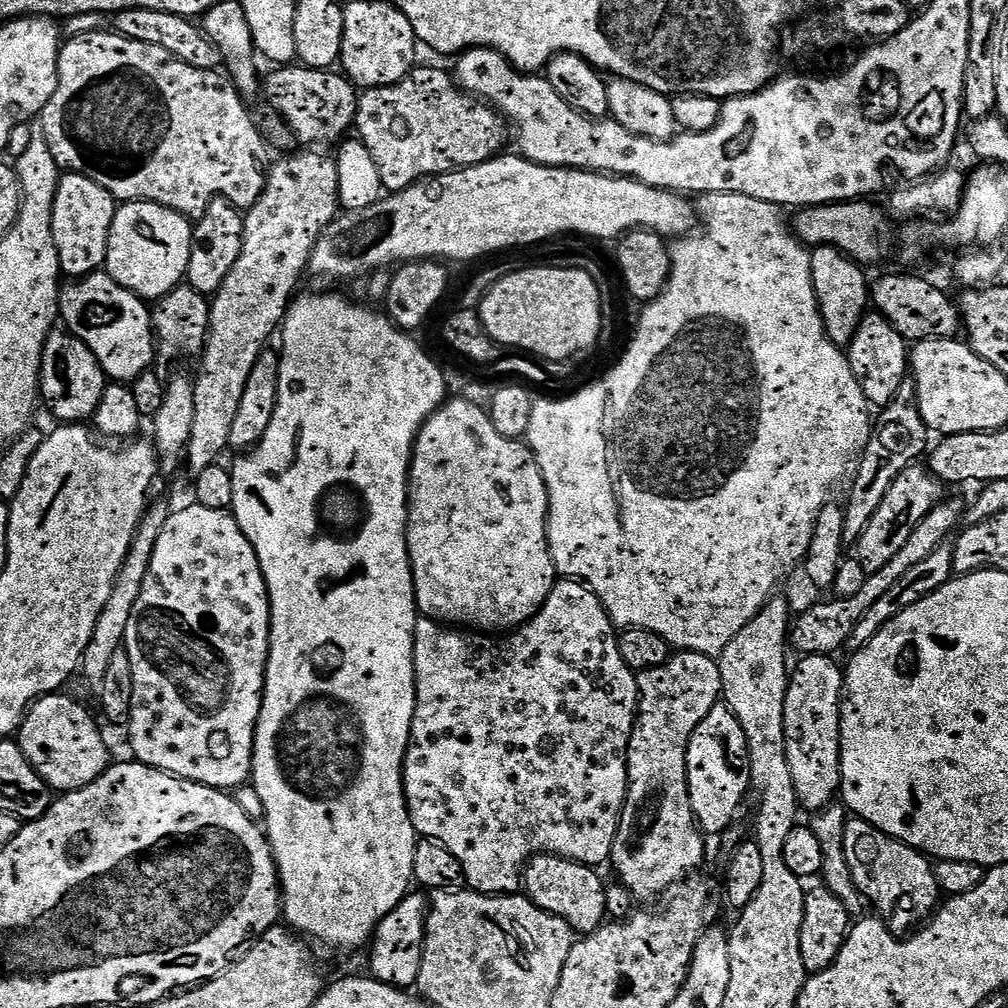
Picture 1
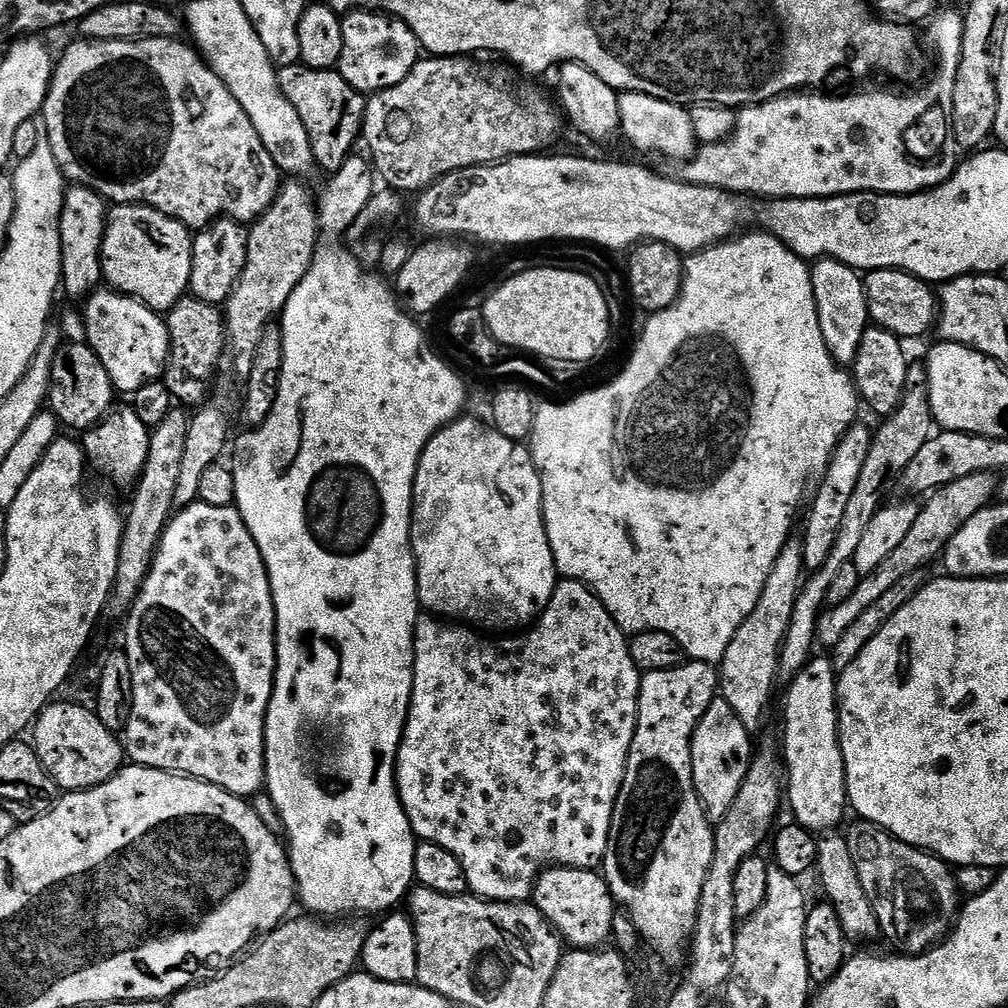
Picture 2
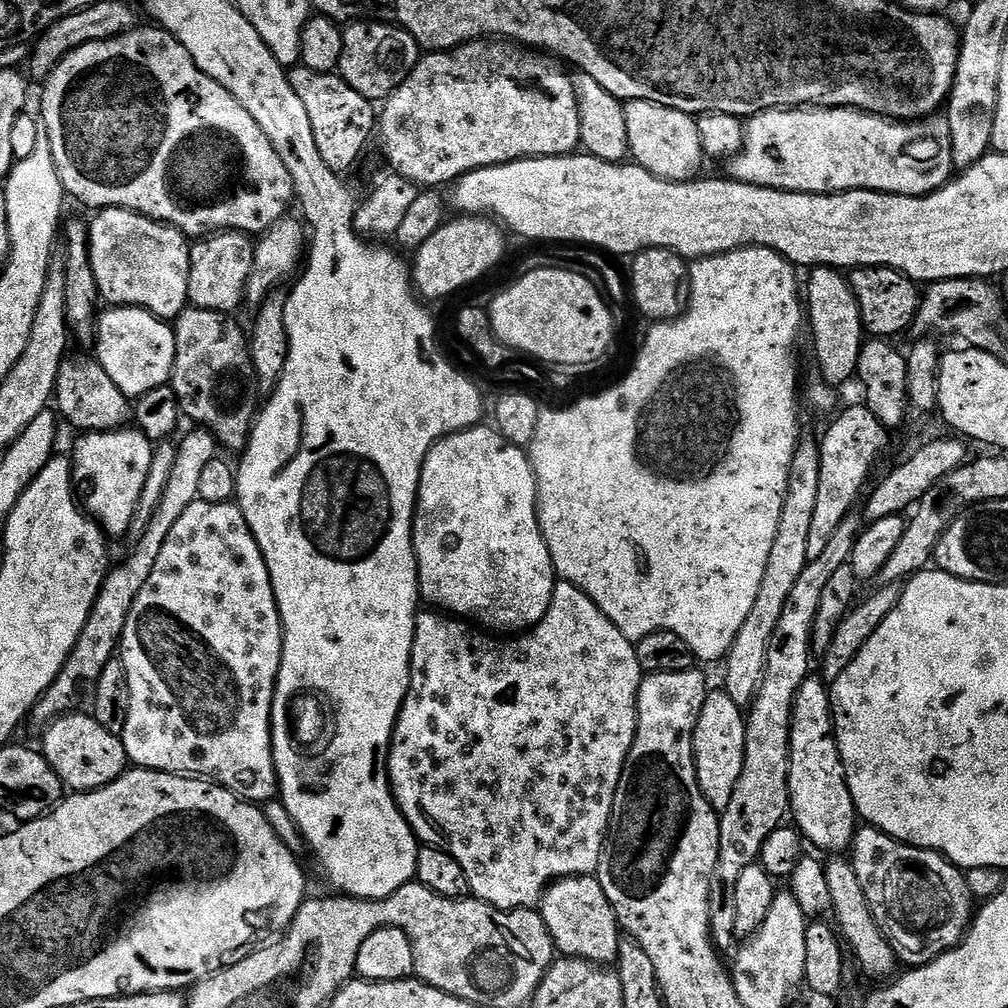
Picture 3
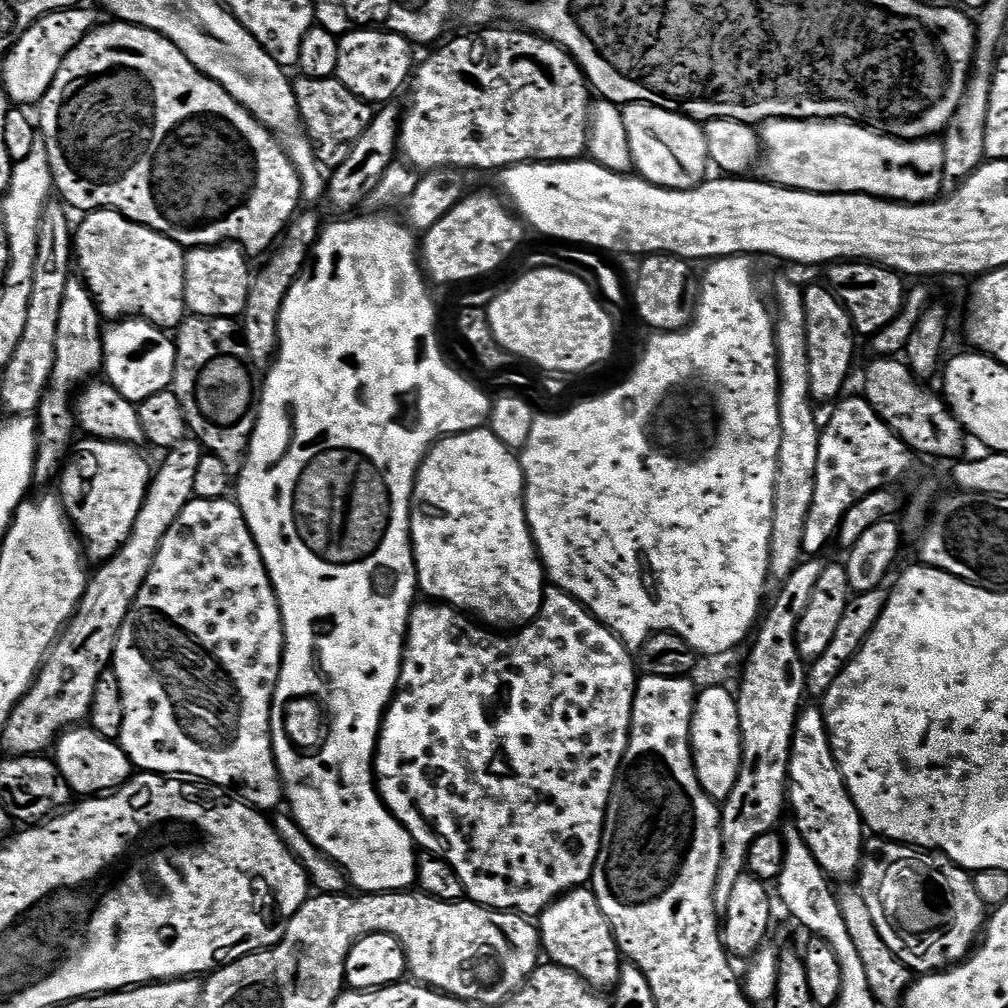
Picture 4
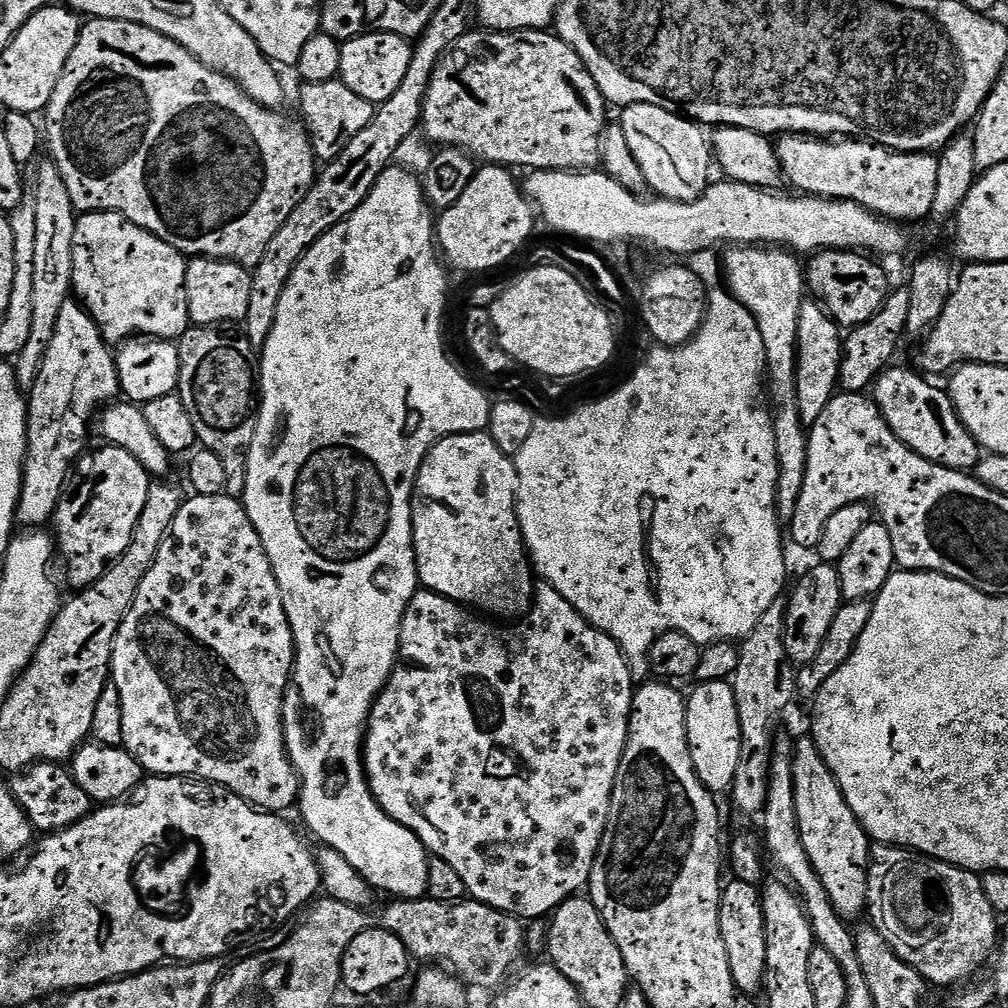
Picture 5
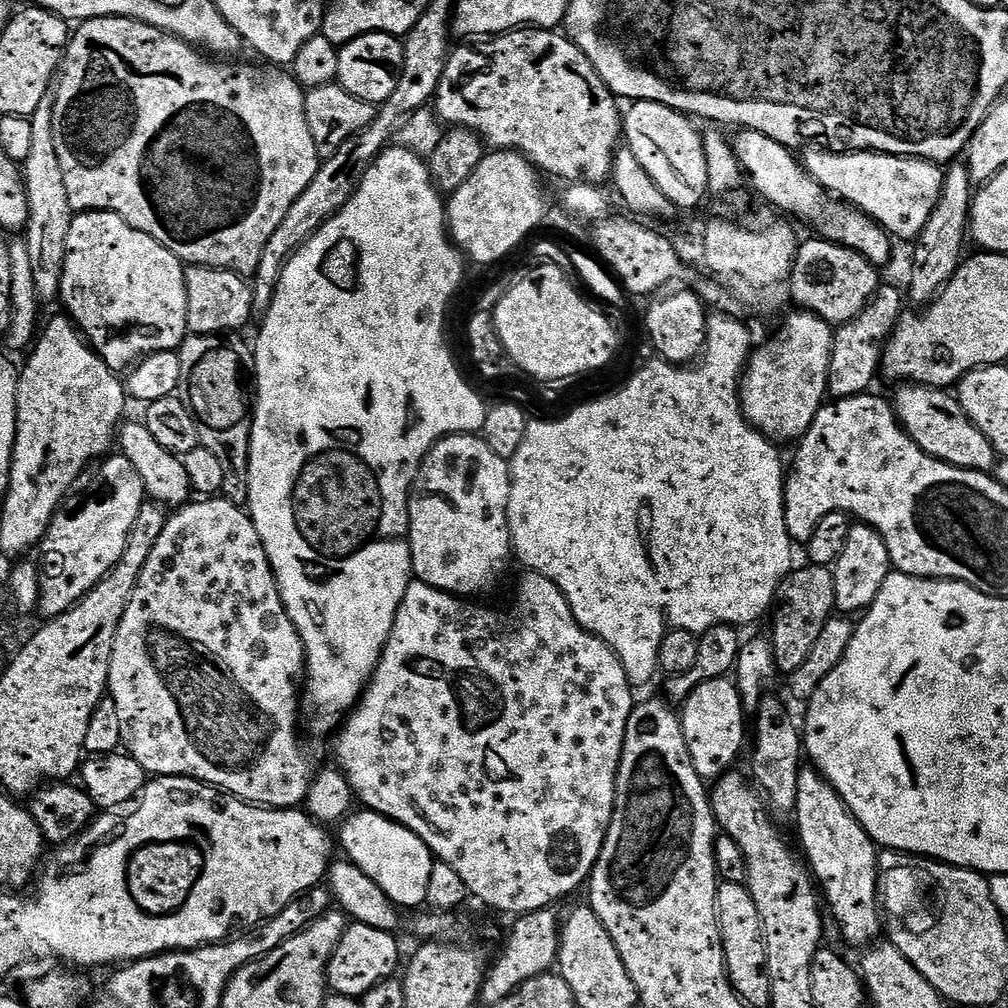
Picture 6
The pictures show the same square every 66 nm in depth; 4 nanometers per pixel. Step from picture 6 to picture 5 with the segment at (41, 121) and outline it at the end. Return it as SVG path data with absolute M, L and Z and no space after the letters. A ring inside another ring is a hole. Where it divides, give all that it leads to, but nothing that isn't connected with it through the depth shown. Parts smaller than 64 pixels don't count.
M50 158L41 159L39 164L40 169L36 172L36 195L33 195L30 200L34 204L35 213L33 313L30 338L27 339L26 346L22 347L21 352L14 357L16 382L24 390L31 388L34 378L38 378L42 358L46 358L46 350L54 338L54 326L58 322L62 302L66 302L73 295L72 247L78 213L76 207L70 202L70 193L66 191L66 182L62 182L62 174L58 166Z

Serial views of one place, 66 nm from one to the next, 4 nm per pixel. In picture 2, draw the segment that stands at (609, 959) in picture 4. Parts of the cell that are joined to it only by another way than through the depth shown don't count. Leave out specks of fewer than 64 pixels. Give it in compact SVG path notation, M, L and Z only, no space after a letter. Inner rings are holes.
M546 868L536 879L531 903L551 922L561 941L569 949L591 948L600 950L612 940L612 923L618 915L608 883L599 871L591 868Z

